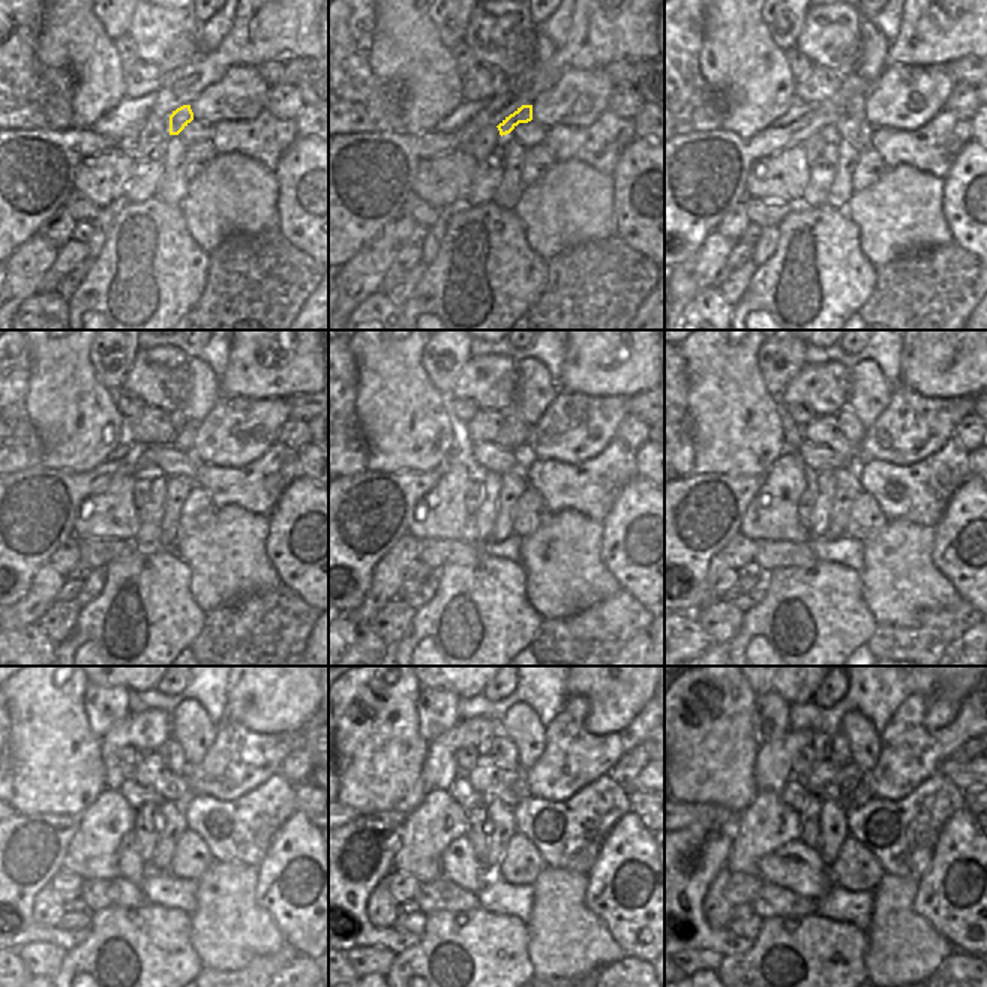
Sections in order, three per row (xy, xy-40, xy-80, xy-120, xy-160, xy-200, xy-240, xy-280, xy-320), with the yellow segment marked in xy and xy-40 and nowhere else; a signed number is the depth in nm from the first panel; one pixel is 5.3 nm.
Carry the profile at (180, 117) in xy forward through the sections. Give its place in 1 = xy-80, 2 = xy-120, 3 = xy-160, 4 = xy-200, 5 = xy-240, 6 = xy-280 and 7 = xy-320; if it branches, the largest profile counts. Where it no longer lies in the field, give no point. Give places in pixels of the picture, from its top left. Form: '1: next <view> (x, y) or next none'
1: next xy-80 (855, 108)
2: next xy-120 (183, 441)
3: next xy-160 (518, 428)
4: next xy-200 (849, 423)
5: next xy-240 (170, 752)
6: next xy-280 (500, 750)
7: next xy-320 (834, 749)

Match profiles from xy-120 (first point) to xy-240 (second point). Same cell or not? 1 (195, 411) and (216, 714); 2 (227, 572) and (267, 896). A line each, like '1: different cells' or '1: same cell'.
1: different cells
2: different cells

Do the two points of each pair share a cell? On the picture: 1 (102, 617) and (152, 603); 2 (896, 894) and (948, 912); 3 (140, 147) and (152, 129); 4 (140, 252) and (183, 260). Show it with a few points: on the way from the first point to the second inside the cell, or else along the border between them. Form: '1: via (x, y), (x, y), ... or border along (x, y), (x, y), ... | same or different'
1: via (111, 599), (126, 578), (140, 585) | same
2: border along (915, 879), (914, 909), (935, 929) | different
3: via (144, 143), (149, 134) | same
4: via (150, 260), (173, 260) | same

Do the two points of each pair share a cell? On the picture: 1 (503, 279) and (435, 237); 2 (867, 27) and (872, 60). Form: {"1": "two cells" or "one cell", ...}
{"1": "two cells", "2": "one cell"}

